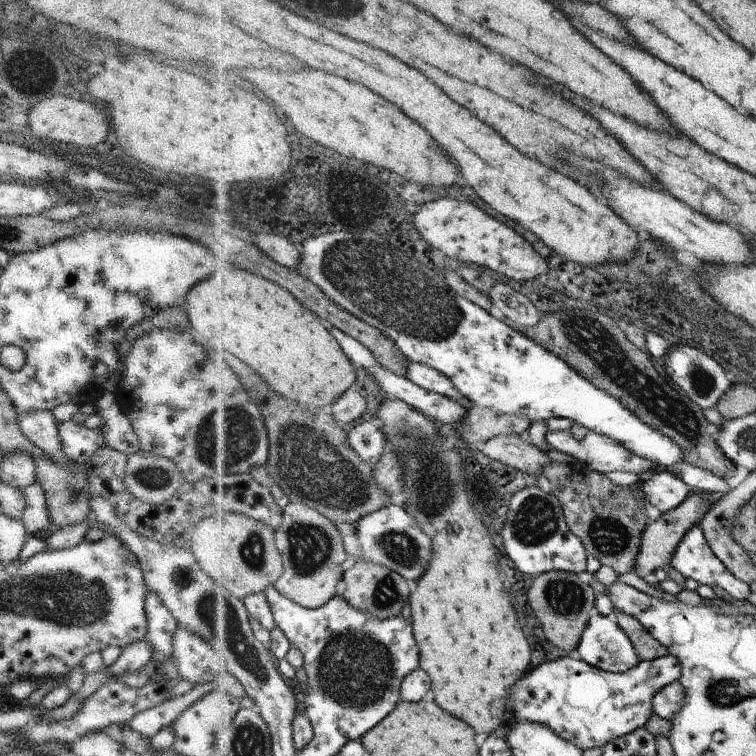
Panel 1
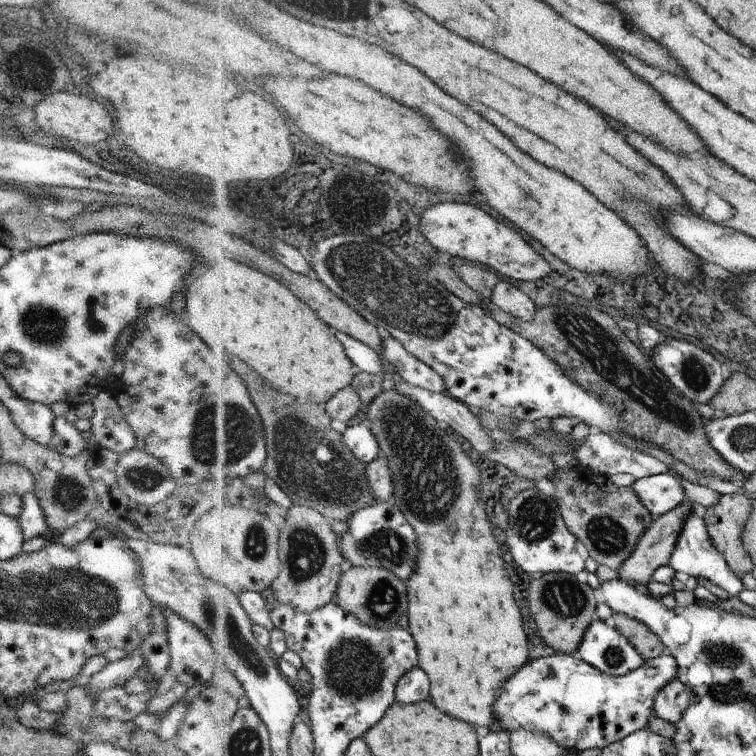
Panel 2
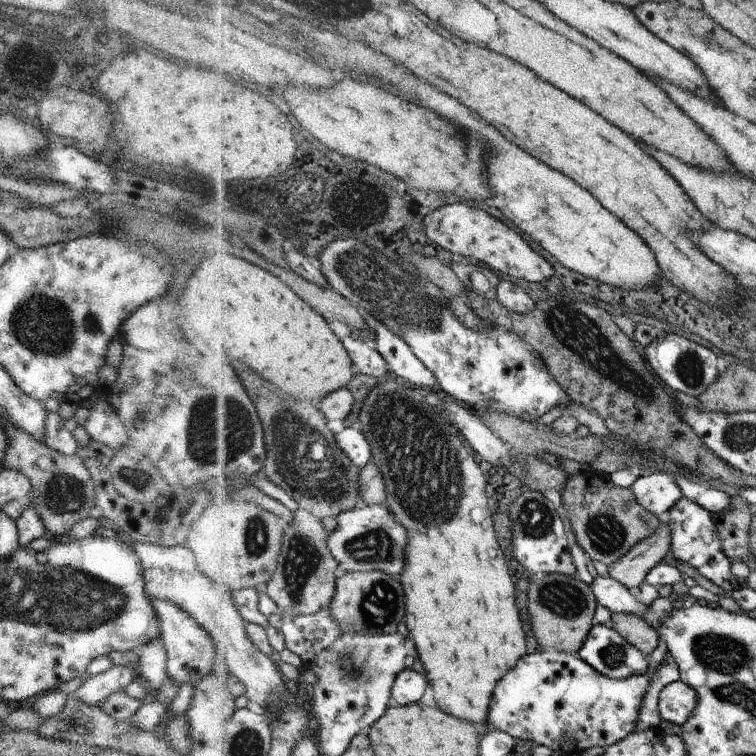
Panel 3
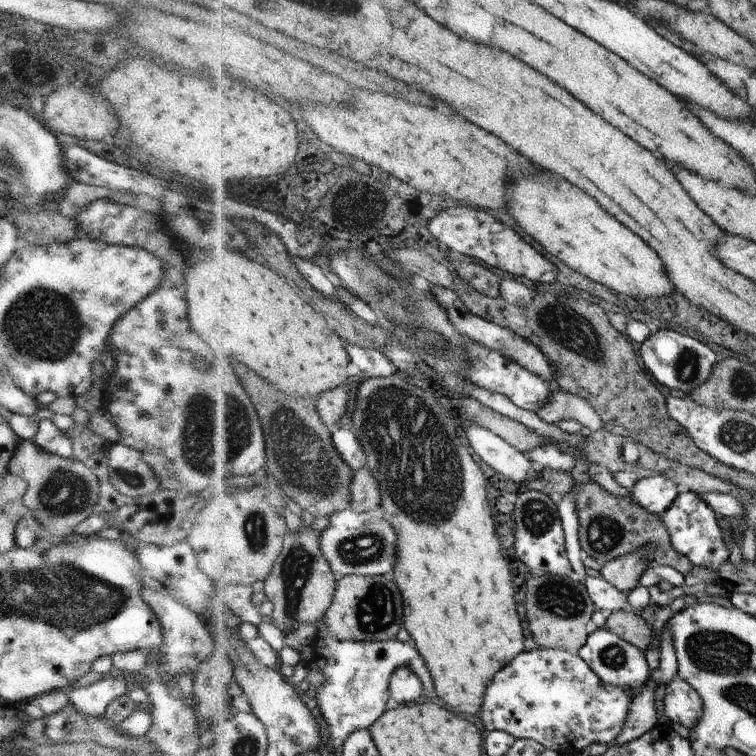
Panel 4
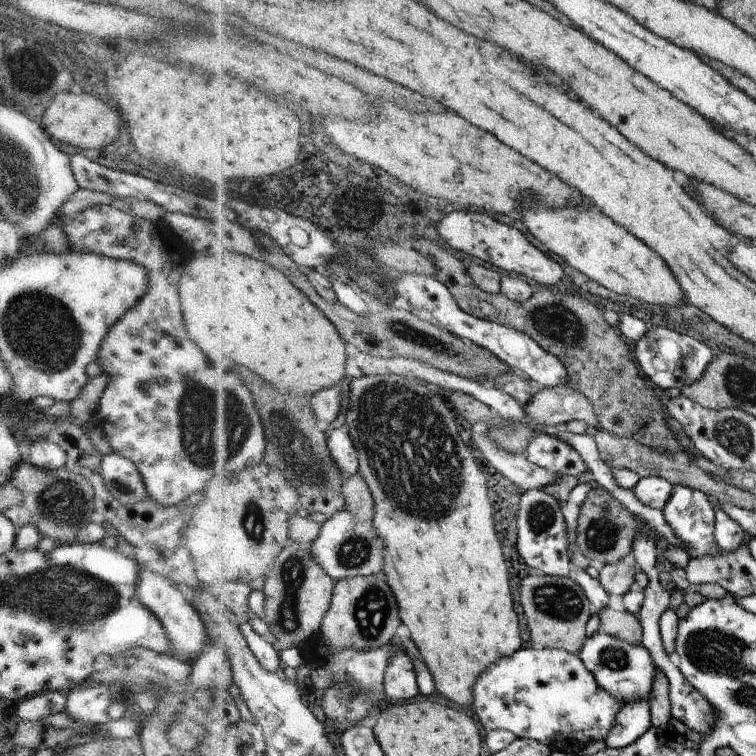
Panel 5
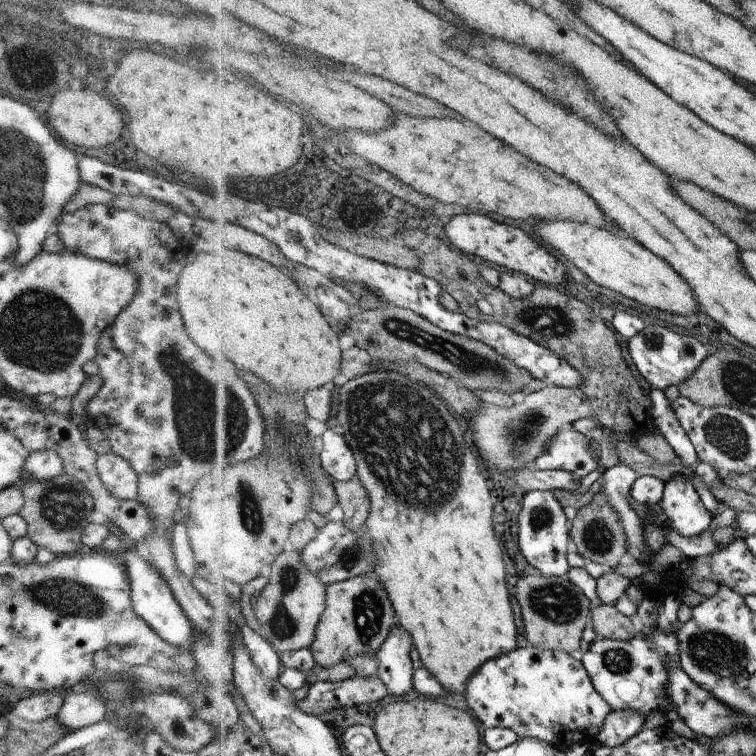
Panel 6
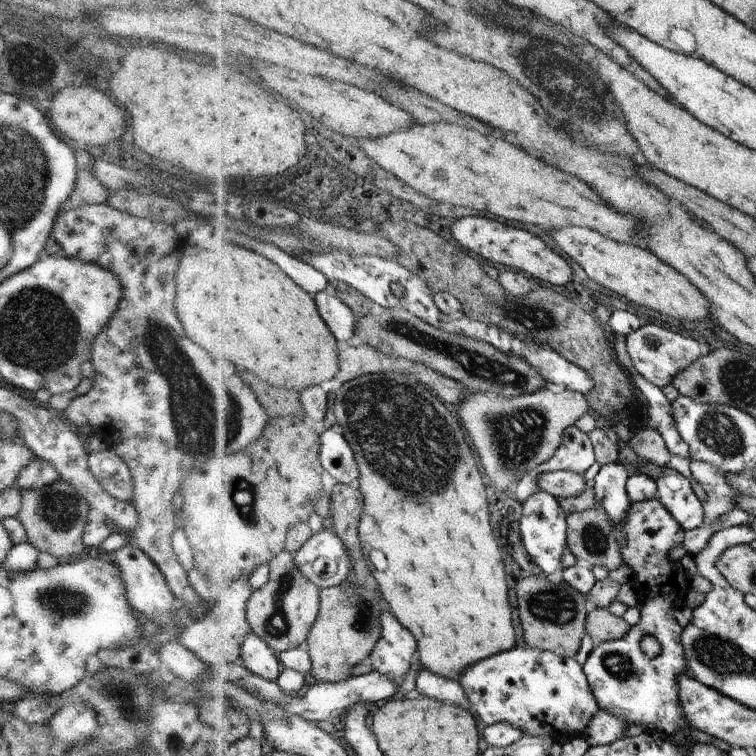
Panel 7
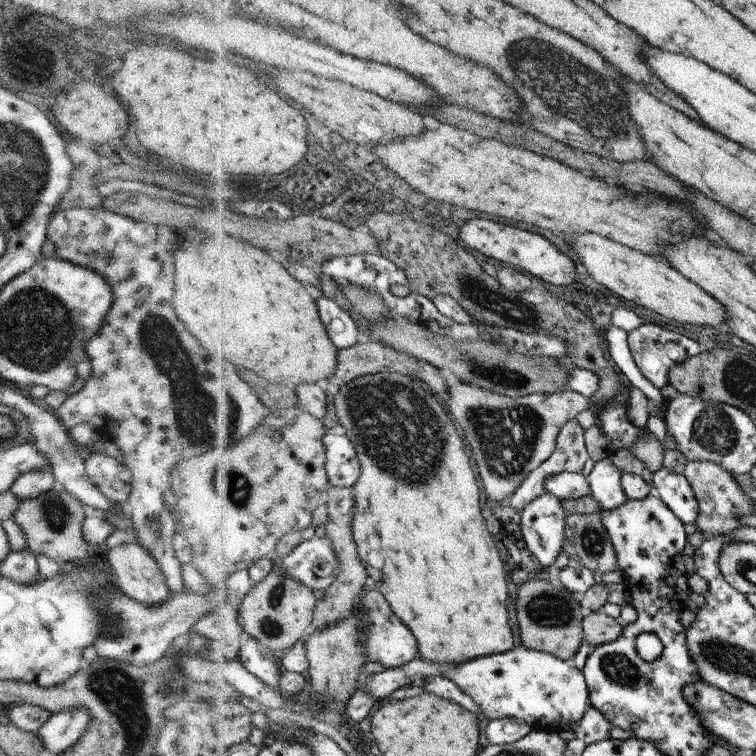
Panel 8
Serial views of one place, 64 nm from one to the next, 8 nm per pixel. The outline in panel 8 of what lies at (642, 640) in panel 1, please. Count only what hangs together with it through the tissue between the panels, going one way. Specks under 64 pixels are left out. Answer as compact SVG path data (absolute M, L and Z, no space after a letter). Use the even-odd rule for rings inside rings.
M604 611L587 612L584 617L584 642L593 648L608 644L619 638L626 630L616 619L604 614Z

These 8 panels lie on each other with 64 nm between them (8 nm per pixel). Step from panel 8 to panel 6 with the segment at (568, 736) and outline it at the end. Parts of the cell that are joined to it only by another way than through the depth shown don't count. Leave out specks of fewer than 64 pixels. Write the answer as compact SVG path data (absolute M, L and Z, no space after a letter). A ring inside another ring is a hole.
M636 710L611 711L606 716L600 732L596 734L594 742L607 747L620 746L632 736L636 736L642 730L644 722L646 722L644 714Z

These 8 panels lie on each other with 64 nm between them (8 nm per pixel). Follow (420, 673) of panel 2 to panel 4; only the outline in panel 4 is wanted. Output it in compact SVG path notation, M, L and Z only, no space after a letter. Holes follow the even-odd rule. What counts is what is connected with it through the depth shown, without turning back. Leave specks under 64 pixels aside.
M409 663L400 666L392 676L390 692L391 697L403 705L418 702L424 696L426 688L424 688L424 680L414 672Z

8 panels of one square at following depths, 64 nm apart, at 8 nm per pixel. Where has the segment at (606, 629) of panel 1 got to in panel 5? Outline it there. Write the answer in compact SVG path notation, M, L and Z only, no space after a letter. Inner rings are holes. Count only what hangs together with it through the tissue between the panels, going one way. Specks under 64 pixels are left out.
M596 632L586 639L586 645L578 655L587 665L588 672L592 672L592 676L596 677L600 688L612 694L618 700L618 704L634 704L640 700L649 702L656 676L656 664L642 644L630 644L619 637Z

